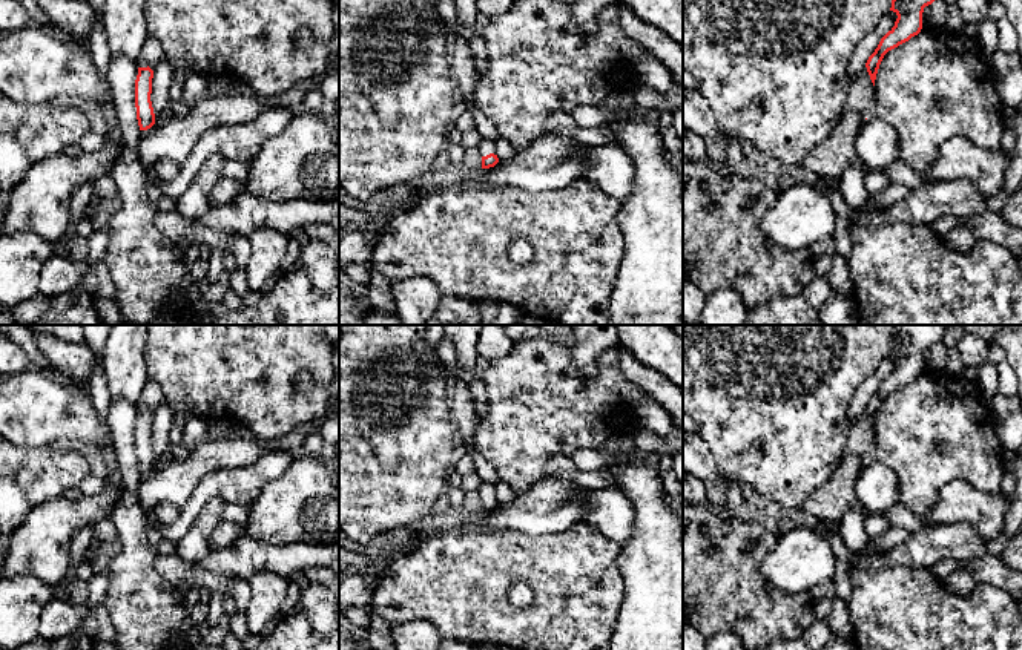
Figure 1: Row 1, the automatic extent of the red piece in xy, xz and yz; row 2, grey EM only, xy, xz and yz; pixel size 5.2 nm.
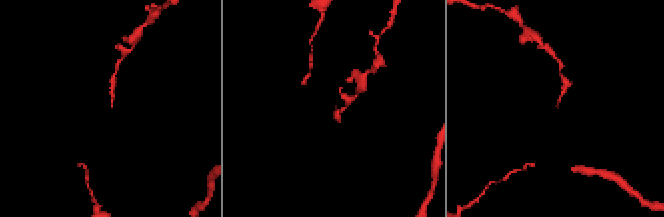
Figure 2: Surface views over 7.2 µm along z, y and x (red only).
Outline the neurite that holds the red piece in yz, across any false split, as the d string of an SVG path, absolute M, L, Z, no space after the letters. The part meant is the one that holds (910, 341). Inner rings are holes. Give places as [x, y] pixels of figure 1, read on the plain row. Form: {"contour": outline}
{"contour": "M896 325L890 354L893 354L898 362L865 406L873 429L884 399L921 376L924 351L941 342L948 327L950 325Z"}

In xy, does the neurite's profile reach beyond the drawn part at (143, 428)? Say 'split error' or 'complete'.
complete

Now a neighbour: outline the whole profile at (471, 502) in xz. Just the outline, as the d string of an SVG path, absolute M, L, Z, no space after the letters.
M476 491L465 492L462 507L473 515L479 515L482 512L482 500Z

